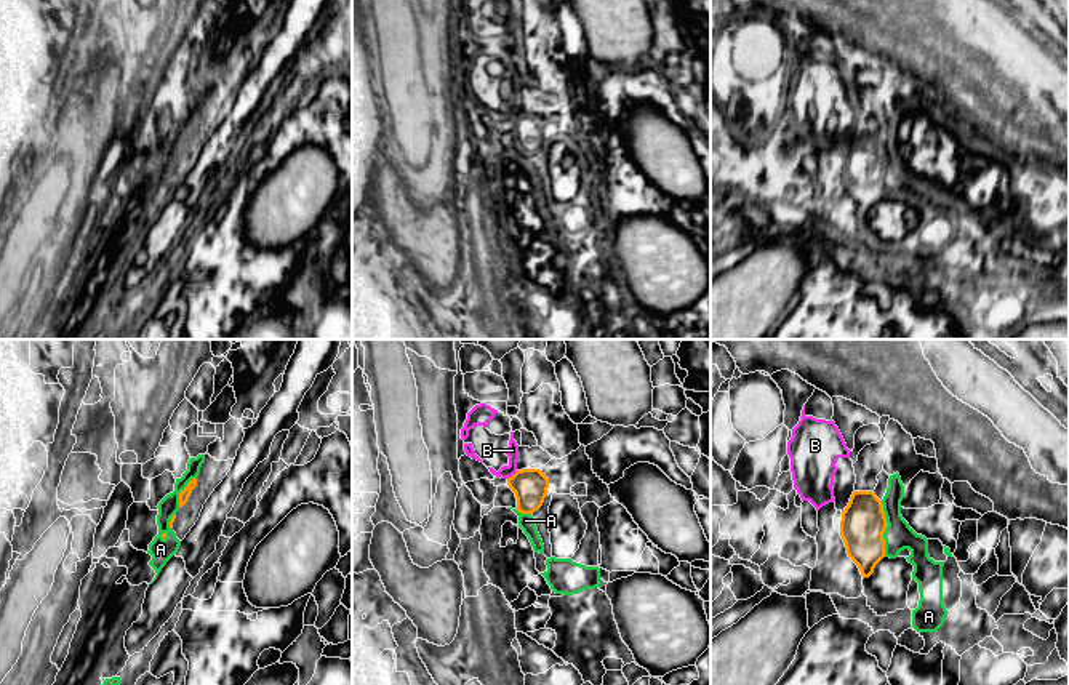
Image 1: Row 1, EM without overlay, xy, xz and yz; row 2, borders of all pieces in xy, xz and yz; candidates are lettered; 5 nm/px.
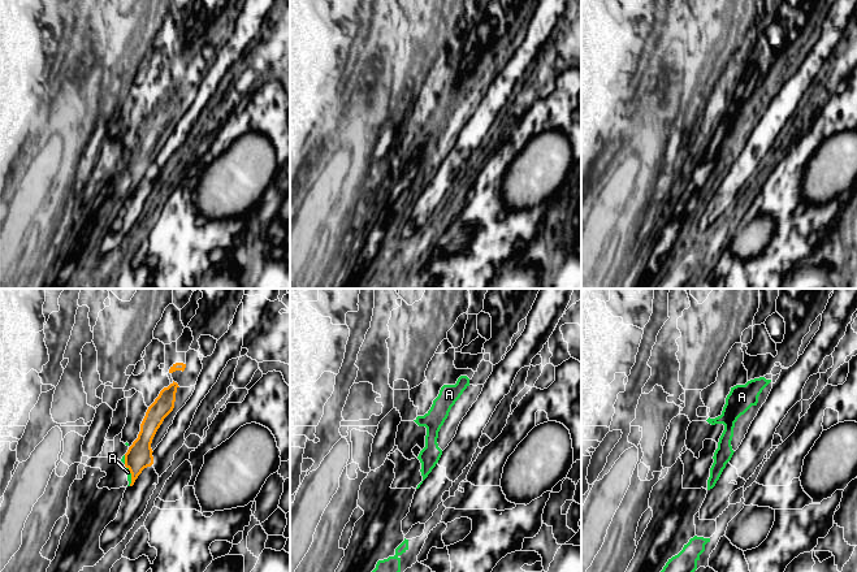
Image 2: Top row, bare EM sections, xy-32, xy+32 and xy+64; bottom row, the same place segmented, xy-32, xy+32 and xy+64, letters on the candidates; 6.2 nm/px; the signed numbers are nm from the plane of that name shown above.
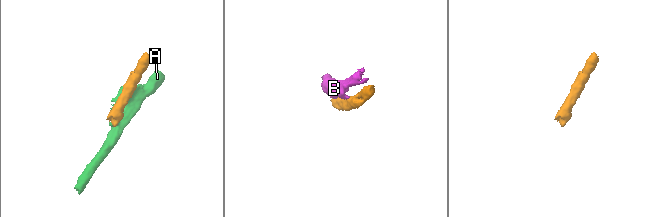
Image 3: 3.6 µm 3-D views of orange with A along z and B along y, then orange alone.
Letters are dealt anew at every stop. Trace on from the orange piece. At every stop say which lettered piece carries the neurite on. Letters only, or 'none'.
none

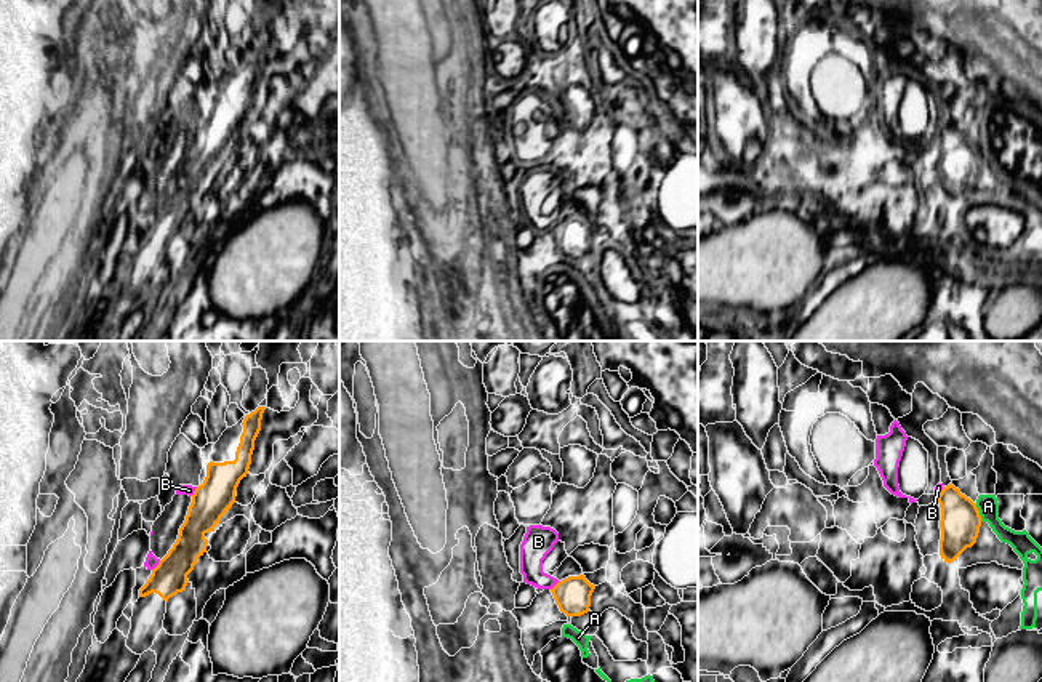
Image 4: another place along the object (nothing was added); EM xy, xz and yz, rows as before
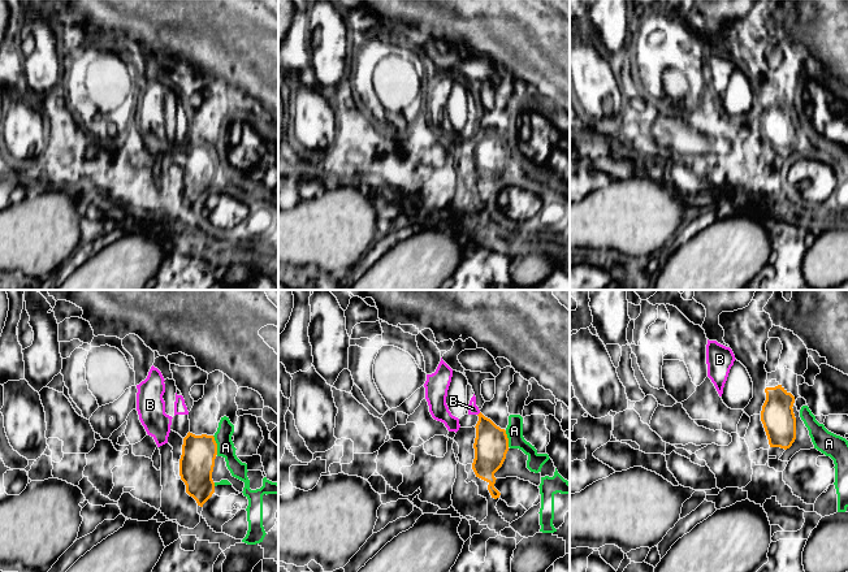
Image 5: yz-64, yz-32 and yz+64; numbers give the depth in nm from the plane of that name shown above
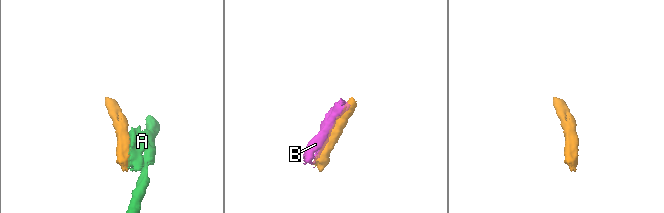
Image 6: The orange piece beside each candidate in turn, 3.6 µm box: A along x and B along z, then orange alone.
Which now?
none

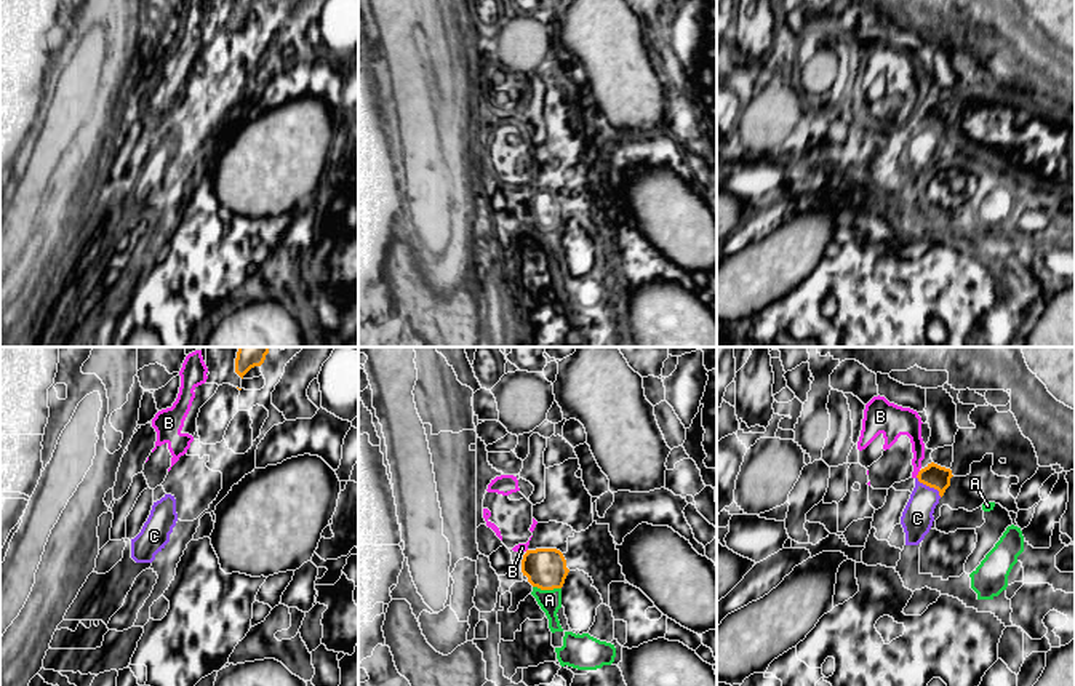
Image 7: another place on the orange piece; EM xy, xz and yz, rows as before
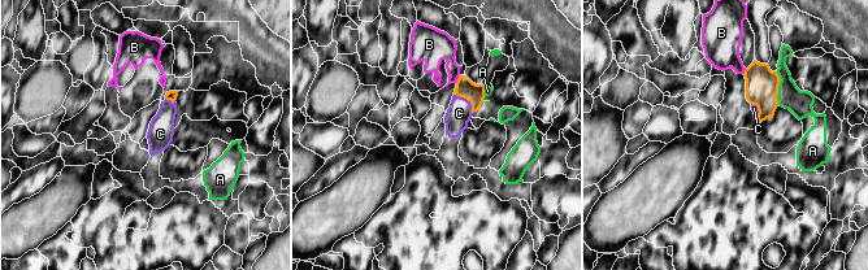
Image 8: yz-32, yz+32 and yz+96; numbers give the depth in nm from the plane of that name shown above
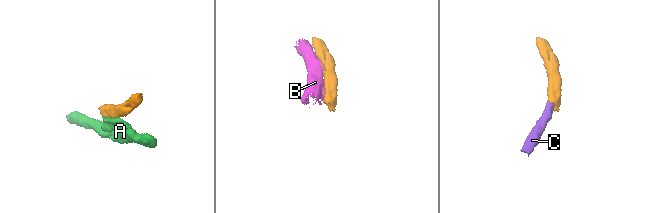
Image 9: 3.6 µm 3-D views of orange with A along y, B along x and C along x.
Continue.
C

